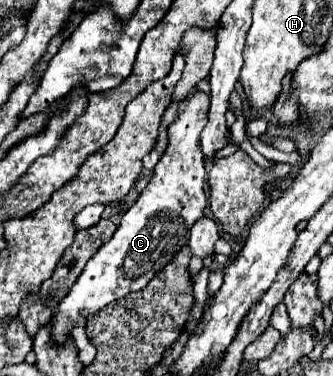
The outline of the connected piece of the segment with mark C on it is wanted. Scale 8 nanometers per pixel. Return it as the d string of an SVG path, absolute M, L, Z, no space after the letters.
M196 88L190 98L180 102L176 120L168 126L168 148L156 164L150 184L122 216L114 236L98 248L68 296L58 304L58 310L52 316L50 336L54 346L62 346L72 338L72 330L80 318L90 320L108 304L130 292L142 290L176 256L176 252L188 244L190 228L204 216L206 208L206 168L198 138L208 122L208 106L210 94L202 88Z

